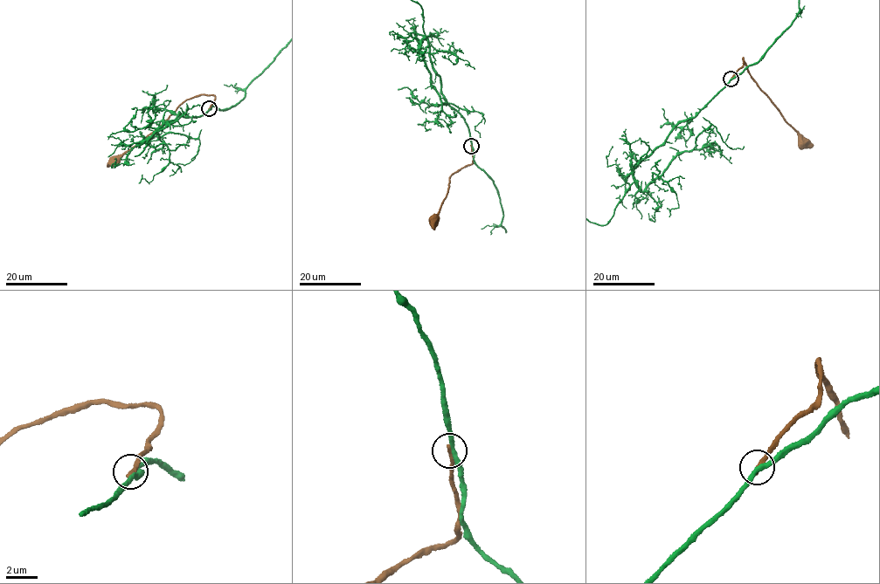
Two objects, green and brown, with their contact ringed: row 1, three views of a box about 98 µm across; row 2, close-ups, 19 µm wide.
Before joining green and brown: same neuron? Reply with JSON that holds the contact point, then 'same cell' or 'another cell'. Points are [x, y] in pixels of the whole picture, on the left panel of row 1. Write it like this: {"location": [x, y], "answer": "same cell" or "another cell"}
{"location": [209, 108], "answer": "another cell"}

